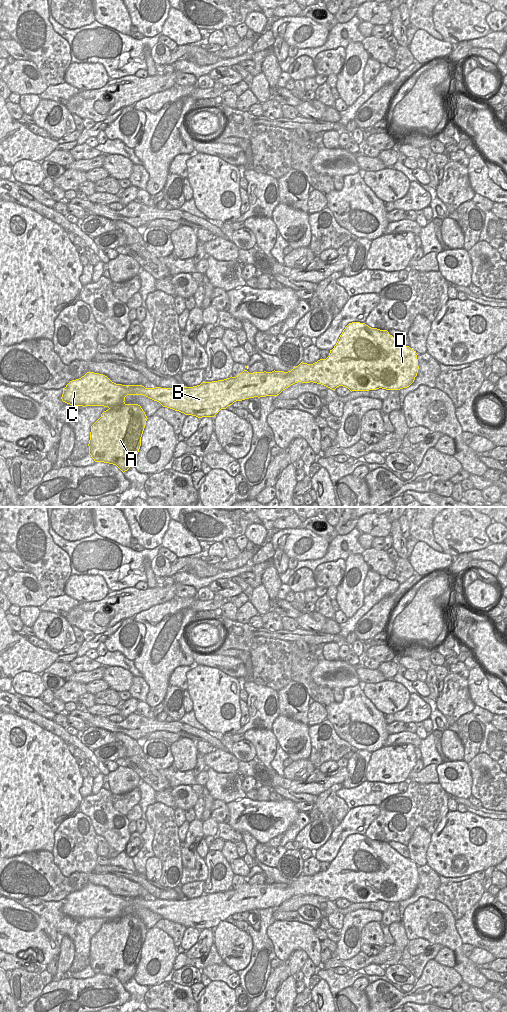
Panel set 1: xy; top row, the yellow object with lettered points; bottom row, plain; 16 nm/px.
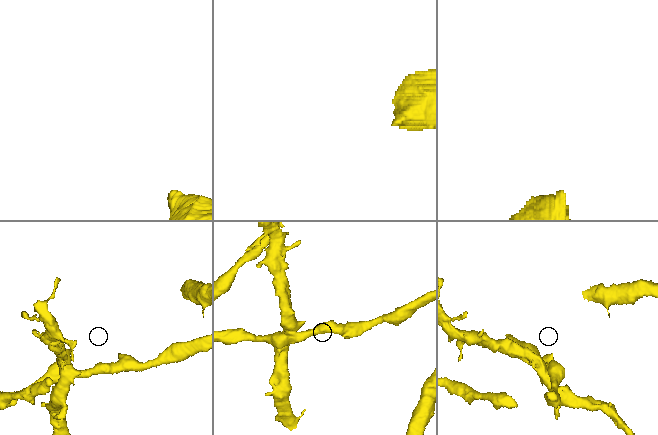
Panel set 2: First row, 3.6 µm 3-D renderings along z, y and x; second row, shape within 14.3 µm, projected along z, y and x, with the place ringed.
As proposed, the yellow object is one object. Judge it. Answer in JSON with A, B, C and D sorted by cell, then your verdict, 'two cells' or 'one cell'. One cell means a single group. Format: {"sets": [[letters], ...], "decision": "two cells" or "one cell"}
{"sets": [["A"], ["B", "C", "D"]], "decision": "two cells"}

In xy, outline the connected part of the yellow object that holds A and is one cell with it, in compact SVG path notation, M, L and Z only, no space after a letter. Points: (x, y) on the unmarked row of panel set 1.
M126 916L108 921L91 938L89 966L95 974L116 977L123 985L135 974L141 958L141 949L146 937L147 928L140 917Z

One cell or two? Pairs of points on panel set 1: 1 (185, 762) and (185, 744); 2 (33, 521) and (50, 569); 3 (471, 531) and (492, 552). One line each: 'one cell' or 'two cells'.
1: one cell
2: one cell
3: two cells

